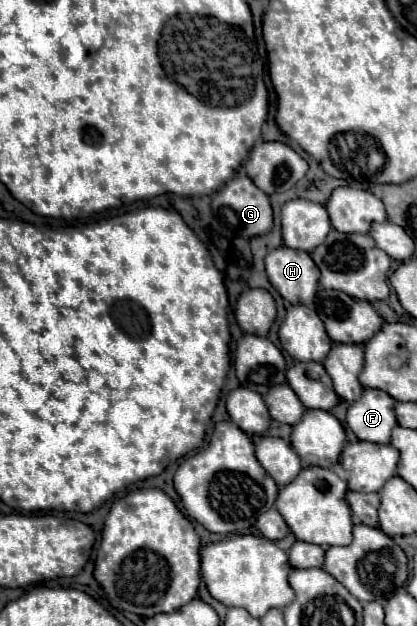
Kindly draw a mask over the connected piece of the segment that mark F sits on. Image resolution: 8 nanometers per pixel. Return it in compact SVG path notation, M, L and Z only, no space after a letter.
M365 389L361 399L351 403L347 411L347 425L361 441L387 445L395 419L395 399L379 389Z

